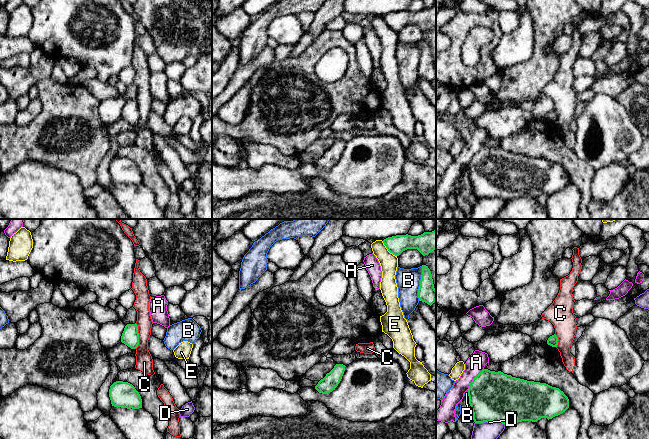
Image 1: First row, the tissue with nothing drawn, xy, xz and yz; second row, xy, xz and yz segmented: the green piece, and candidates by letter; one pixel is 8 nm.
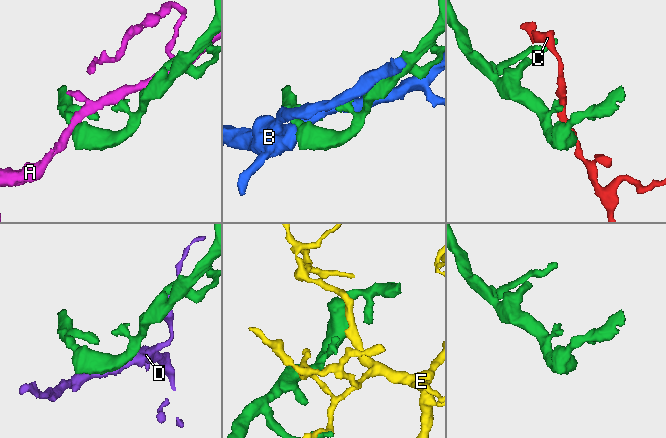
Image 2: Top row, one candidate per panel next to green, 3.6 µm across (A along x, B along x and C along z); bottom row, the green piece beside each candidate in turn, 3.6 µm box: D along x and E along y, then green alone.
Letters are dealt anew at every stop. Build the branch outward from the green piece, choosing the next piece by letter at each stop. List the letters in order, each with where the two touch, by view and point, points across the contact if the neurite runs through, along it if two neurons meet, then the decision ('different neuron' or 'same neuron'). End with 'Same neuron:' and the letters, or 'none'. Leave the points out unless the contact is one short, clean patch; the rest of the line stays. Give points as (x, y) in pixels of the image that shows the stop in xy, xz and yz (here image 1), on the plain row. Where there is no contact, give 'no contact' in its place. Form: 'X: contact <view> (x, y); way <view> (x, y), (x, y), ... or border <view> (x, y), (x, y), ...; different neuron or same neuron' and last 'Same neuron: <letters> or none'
A: contact yz (473, 155); border yz (483, 144), (467, 165); different neuron
B: contact xz (420, 59); different neuron
C: contact xy (138, 112); border xy (135, 99), (138, 105), (138, 122), (136, 124); different neuron
D: contact yz (490, 197); different neuron
E: contact xz (388, 26); different neuron
Same neuron: none

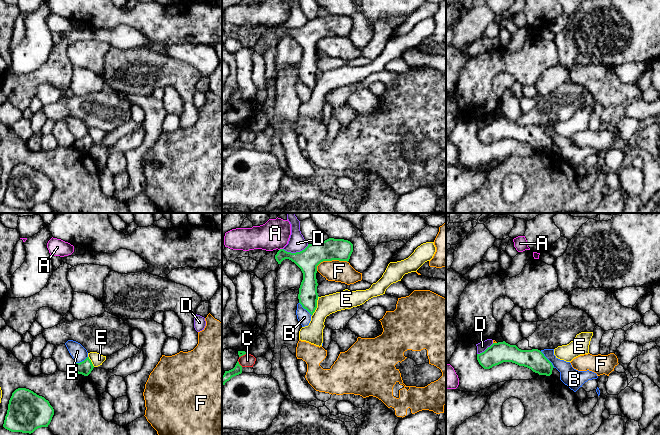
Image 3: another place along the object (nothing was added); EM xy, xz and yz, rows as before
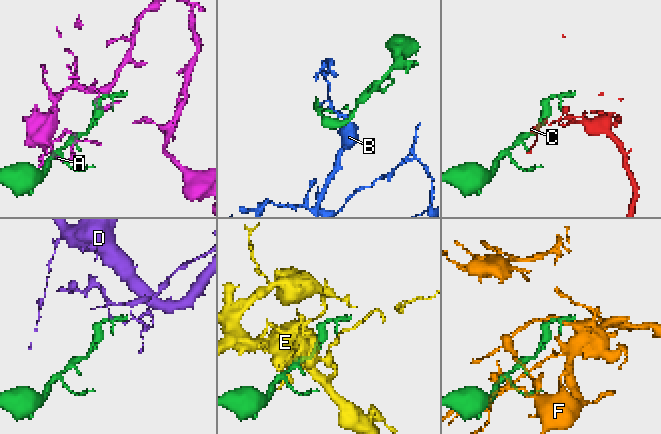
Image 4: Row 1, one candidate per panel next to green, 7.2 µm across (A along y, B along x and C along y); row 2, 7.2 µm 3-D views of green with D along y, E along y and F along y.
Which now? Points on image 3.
A: contact xz (280, 25); border xz (282, 24), (279, 26); different neuron
B: contact yz (547, 135); border yz (540, 127), (554, 143); different neuron
C: contact xz (239, 140); border xz (237, 137), (242, 142); different neuron
D: contact xz (296, 28); border xz (308, 20), (303, 25), (295, 28), (287, 28), (283, 25); different neuron
E: contact xz (316, 82); border xz (318, 72), (316, 85), (312, 91); different neuron
F: contact xz (330, 36); different neuron
Same neuron: none

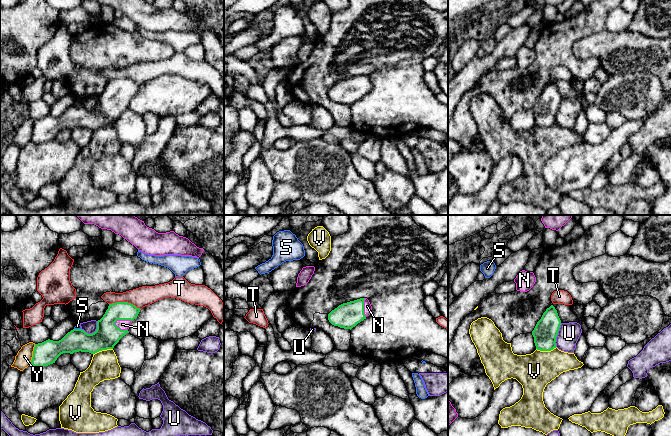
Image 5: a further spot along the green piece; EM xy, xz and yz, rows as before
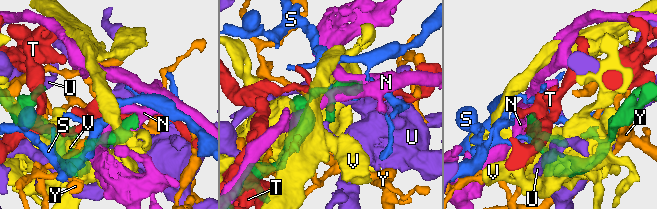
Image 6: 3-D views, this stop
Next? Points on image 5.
N: contact xy (122, 95); way xy (107, 111), (115, 98), (122, 95), (122, 100); same neuron
S: contact xy (77, 105); border xy (74, 104), (80, 105); different neuron
T: contact xy (125, 78); different neuron
U: contact xy (92, 109); different neuron
V: contact yz (546, 126); different neuron
Y: contact xy (33, 130); different neuron
Same neuron: N

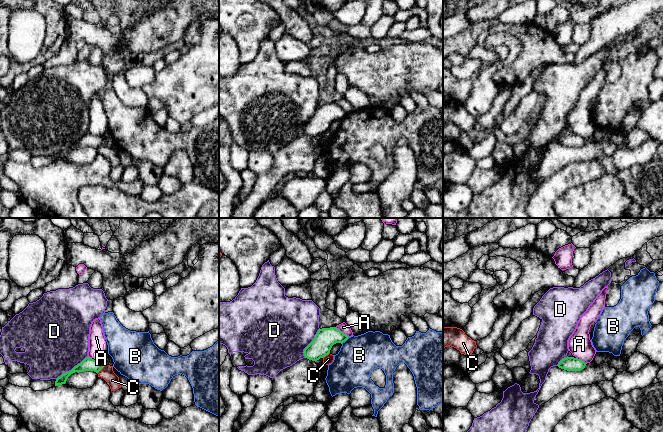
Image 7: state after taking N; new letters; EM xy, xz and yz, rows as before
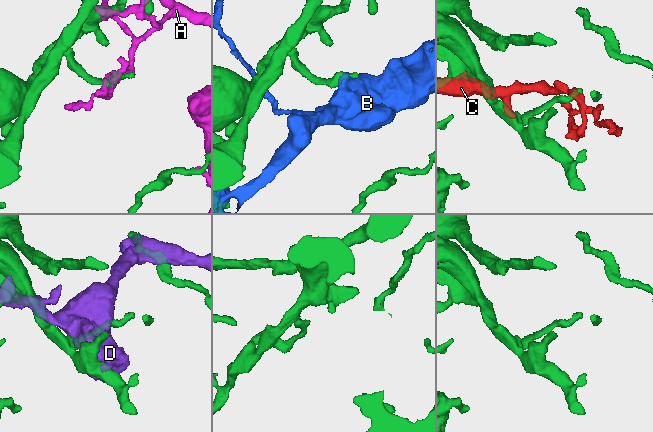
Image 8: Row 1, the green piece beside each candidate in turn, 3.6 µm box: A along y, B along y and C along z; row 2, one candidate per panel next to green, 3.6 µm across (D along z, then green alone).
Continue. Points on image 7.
A: contact xz (342, 108); different neuron
B: contact xz (345, 116); different neuron
C: contact xy (102, 143); border xy (105, 139), (97, 149); different neuron
D: contact xy (72, 145); different neuron
Same neuron: none

